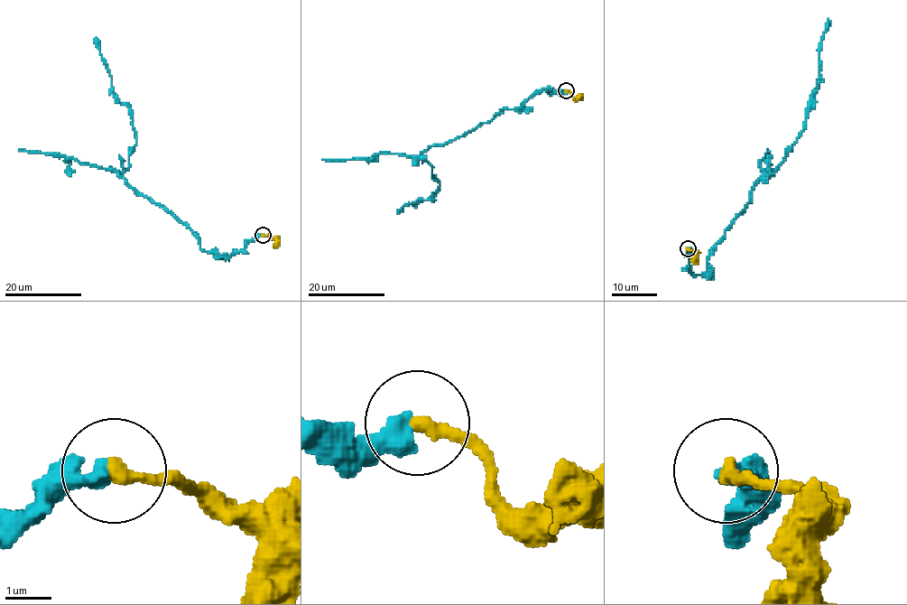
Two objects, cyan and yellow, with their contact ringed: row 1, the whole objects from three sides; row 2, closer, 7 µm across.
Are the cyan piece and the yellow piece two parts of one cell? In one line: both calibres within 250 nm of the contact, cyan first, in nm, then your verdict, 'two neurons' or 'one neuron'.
440 nm thick on the cyan side, 320 nm on the other; one neuron

